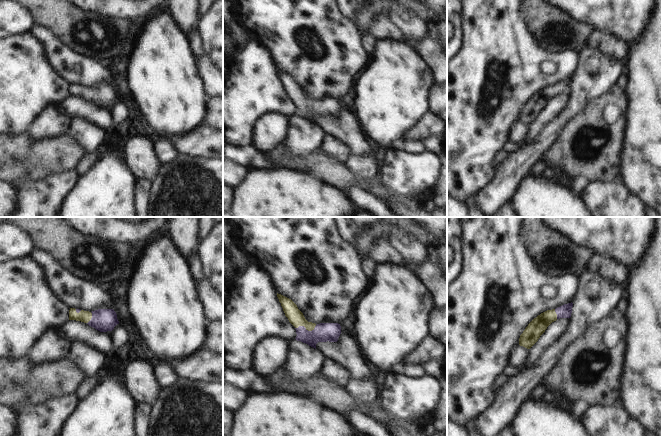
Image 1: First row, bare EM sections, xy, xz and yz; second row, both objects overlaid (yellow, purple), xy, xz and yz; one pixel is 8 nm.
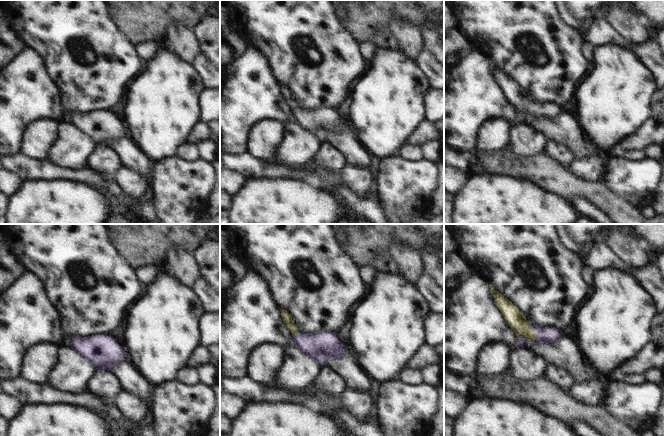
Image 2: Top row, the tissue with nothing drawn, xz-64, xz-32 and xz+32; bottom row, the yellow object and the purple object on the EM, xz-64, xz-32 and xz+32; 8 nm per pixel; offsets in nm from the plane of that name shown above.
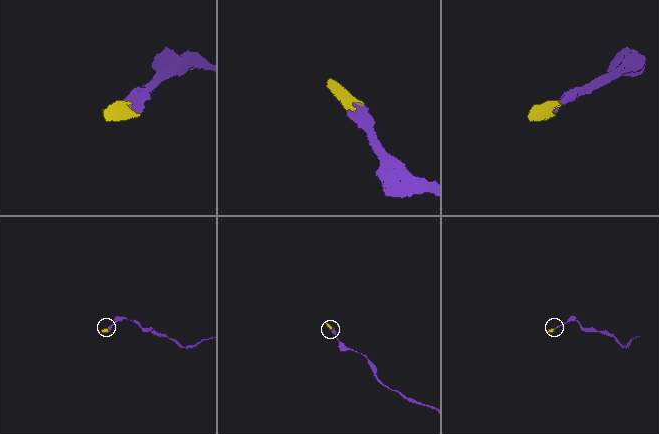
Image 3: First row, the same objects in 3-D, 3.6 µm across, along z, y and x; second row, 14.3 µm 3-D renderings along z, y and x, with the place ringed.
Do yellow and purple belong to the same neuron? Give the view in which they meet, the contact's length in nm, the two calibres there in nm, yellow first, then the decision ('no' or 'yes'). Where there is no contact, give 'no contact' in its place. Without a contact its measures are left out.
meets yellow in xz; contact 180 nm long; 120 nm thick on the yellow side, 160 nm on the other; yes

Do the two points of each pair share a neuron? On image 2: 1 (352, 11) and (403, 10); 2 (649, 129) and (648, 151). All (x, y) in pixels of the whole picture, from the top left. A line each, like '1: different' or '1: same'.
1: same
2: different

